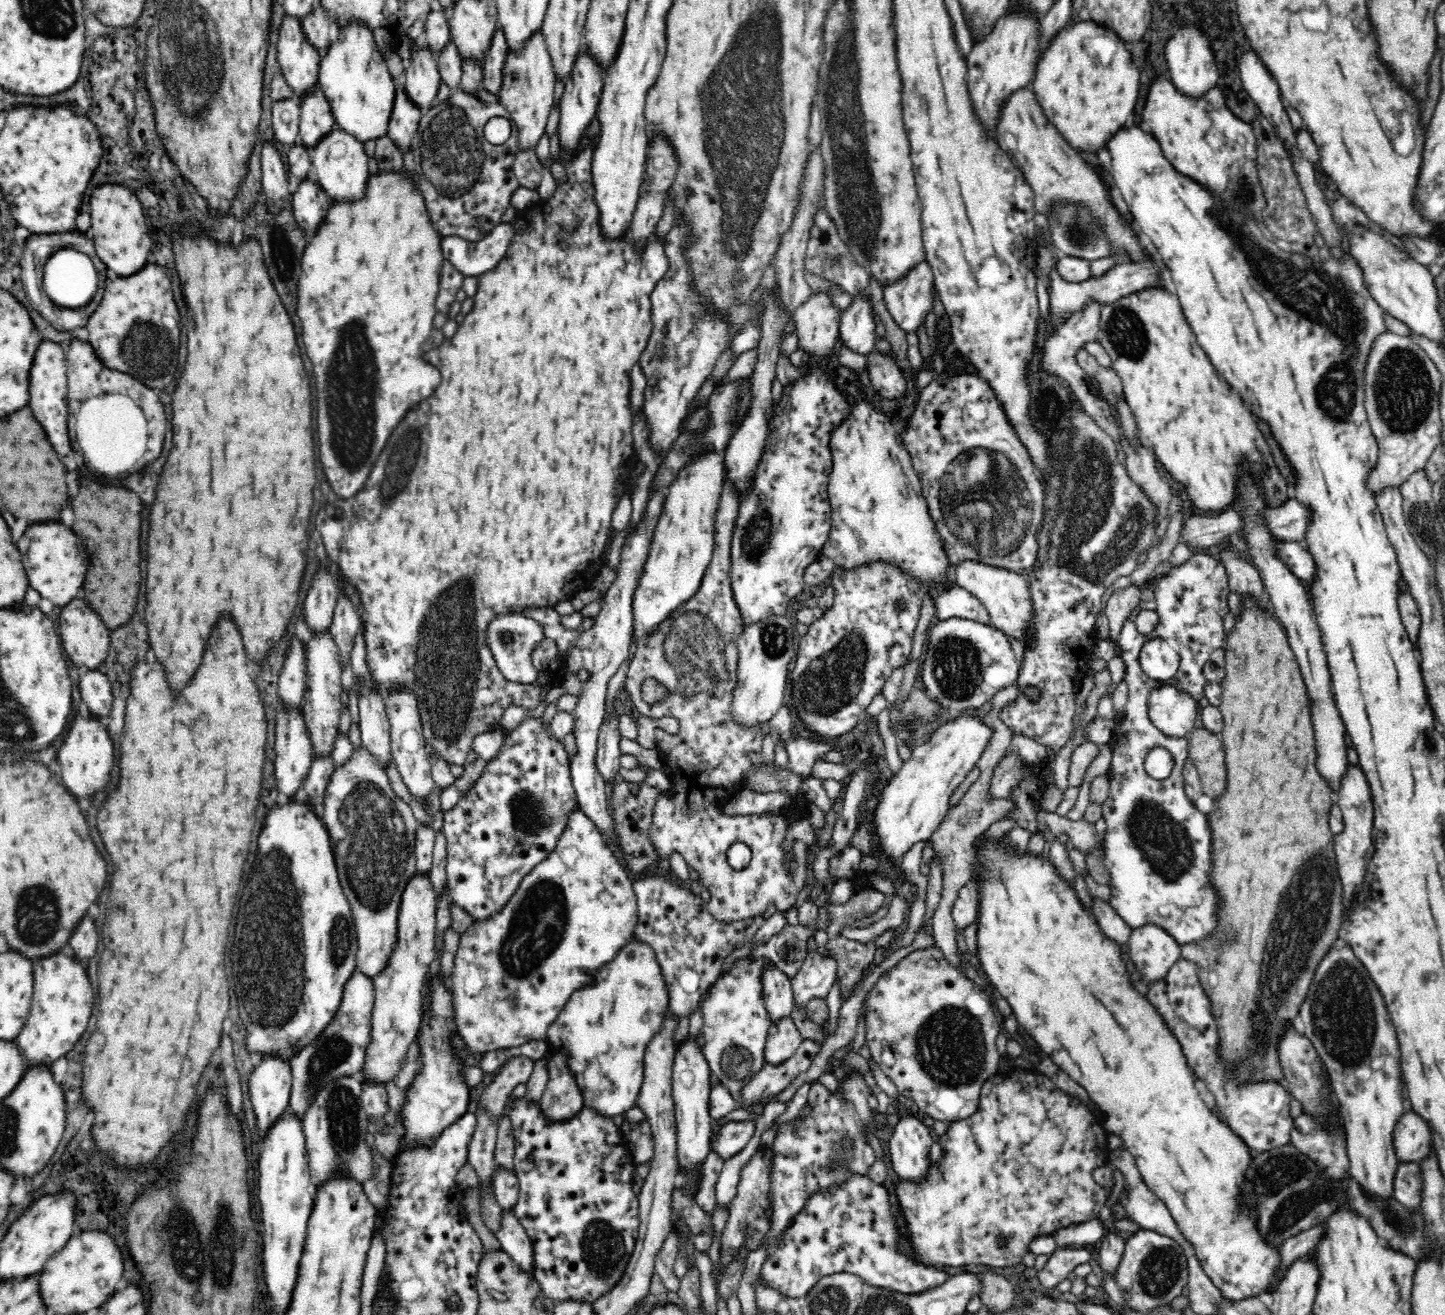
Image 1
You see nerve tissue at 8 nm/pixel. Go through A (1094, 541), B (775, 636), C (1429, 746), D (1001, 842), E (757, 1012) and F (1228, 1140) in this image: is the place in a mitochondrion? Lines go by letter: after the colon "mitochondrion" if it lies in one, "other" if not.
A: mitochondrion
B: mitochondrion
C: mitochondrion
D: other
E: other
F: other

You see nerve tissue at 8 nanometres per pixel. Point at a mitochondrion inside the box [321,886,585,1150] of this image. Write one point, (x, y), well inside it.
(340, 945)

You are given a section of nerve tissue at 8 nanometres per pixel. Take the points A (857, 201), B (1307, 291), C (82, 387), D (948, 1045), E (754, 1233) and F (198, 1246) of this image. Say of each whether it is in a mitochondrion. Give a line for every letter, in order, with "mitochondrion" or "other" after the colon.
A: mitochondrion
B: mitochondrion
C: other
D: mitochondrion
E: mitochondrion
F: mitochondrion

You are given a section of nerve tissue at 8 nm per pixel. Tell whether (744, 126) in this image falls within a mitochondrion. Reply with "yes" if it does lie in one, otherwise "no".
yes

